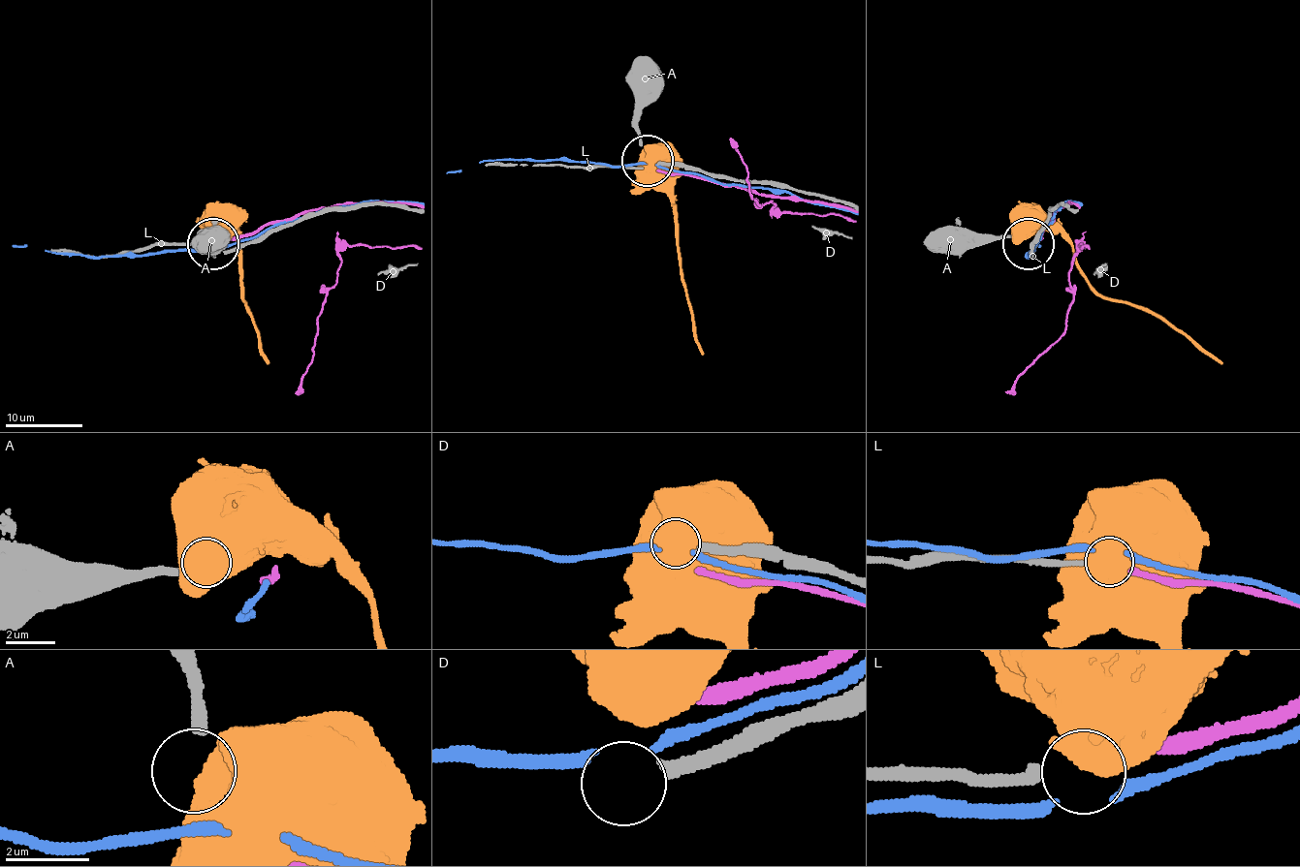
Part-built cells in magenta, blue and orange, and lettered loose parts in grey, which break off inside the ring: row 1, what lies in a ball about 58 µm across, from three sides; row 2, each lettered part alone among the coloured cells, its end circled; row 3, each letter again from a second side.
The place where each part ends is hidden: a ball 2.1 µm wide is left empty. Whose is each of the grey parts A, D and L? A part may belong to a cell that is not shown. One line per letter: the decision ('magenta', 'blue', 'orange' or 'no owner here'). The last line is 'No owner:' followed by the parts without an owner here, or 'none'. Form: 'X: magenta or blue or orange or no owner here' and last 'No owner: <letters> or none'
A: no owner here
D: no owner here
L: magenta
No owner: A, D

